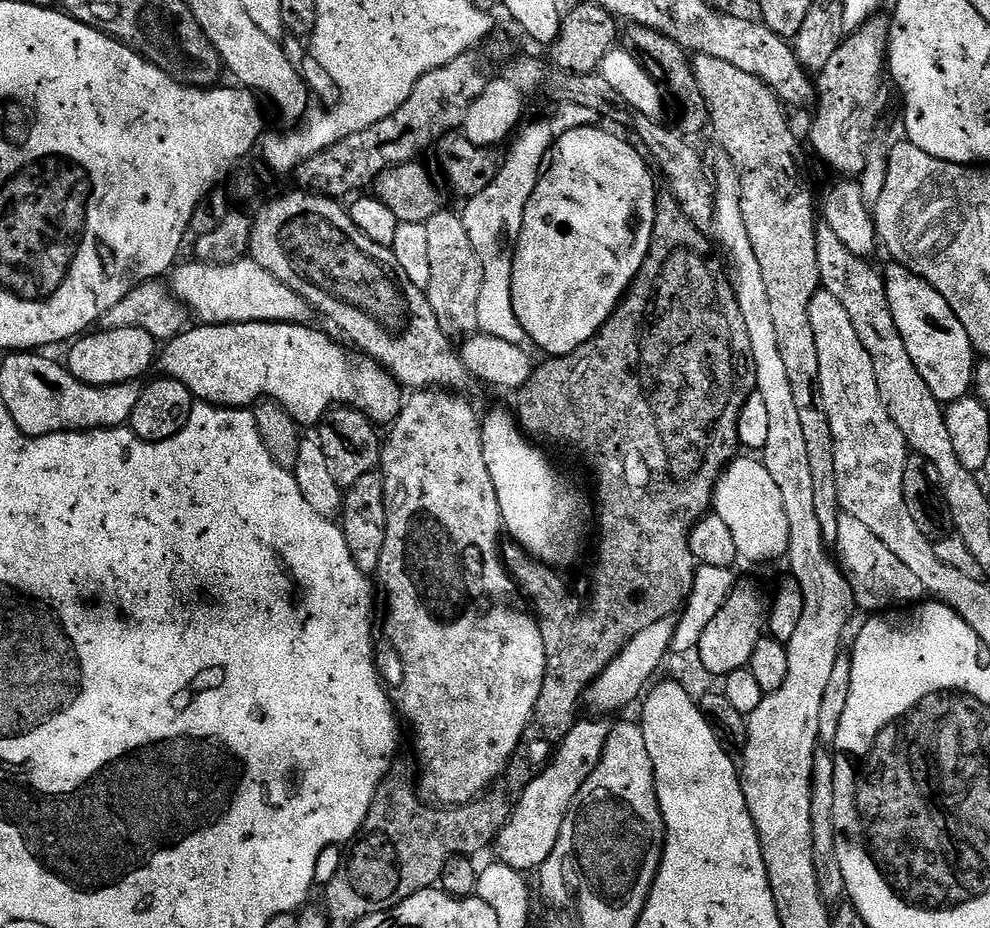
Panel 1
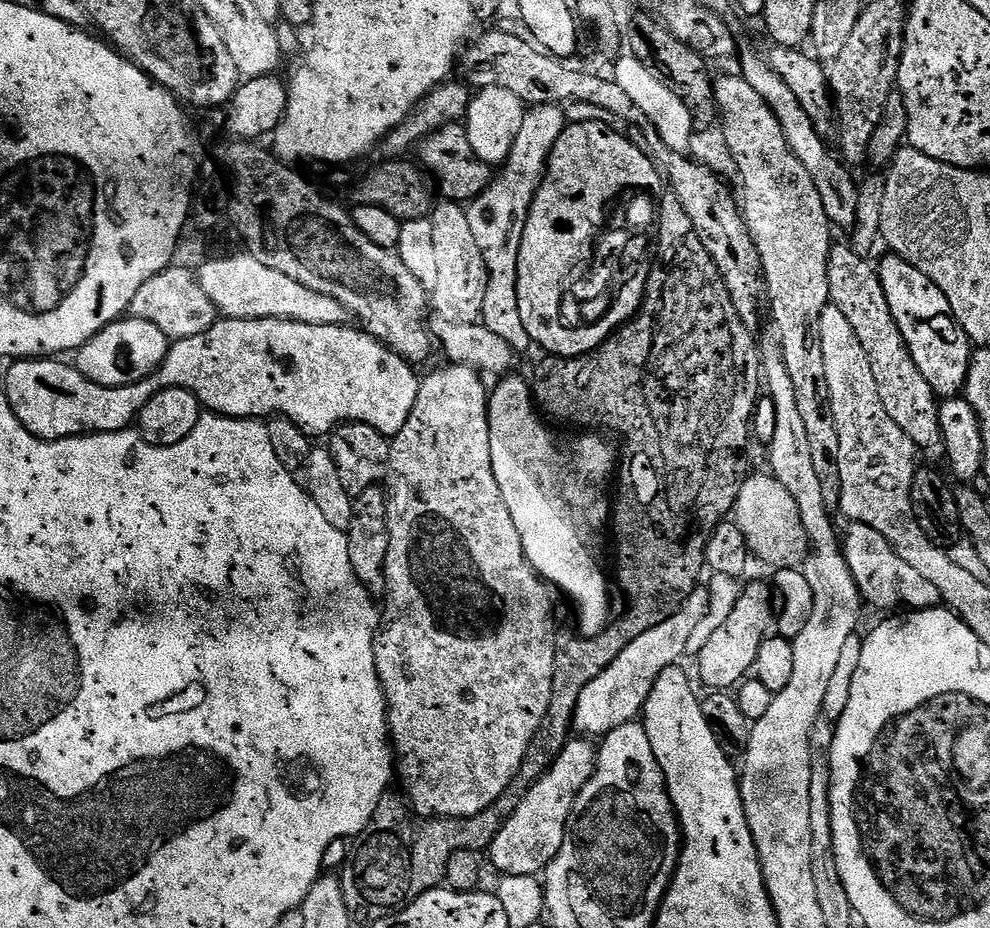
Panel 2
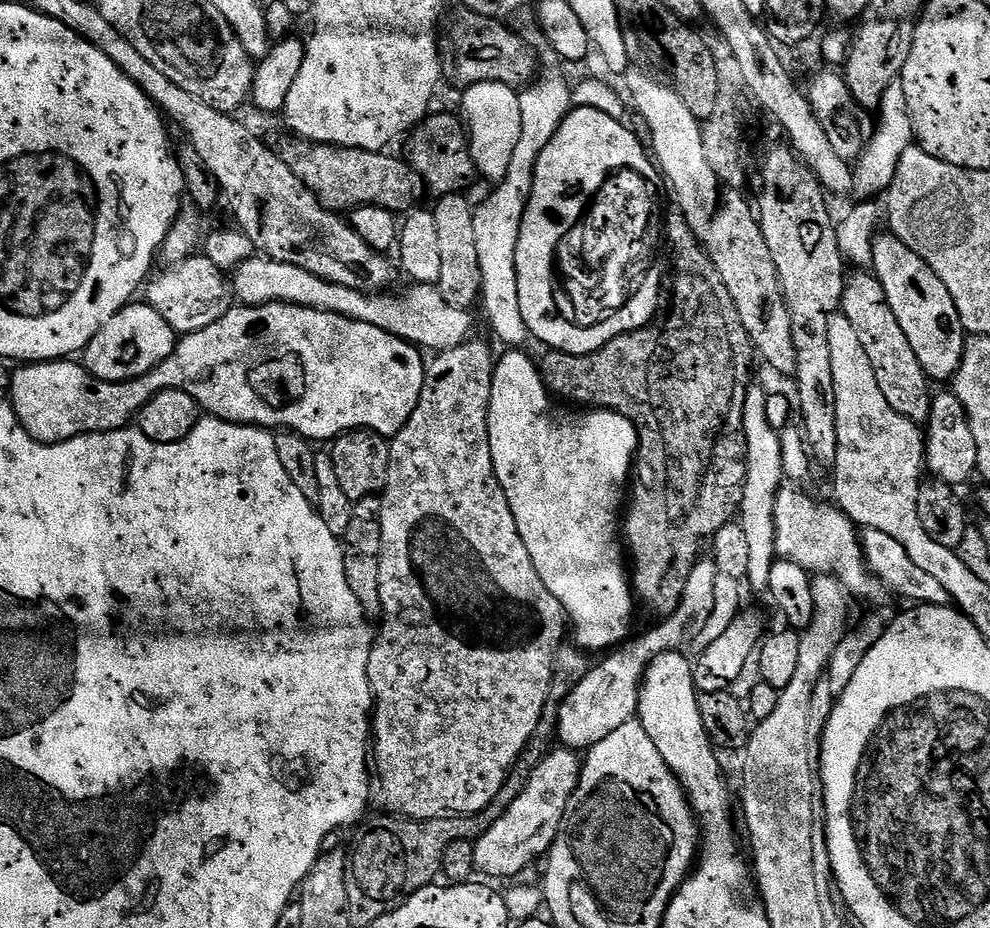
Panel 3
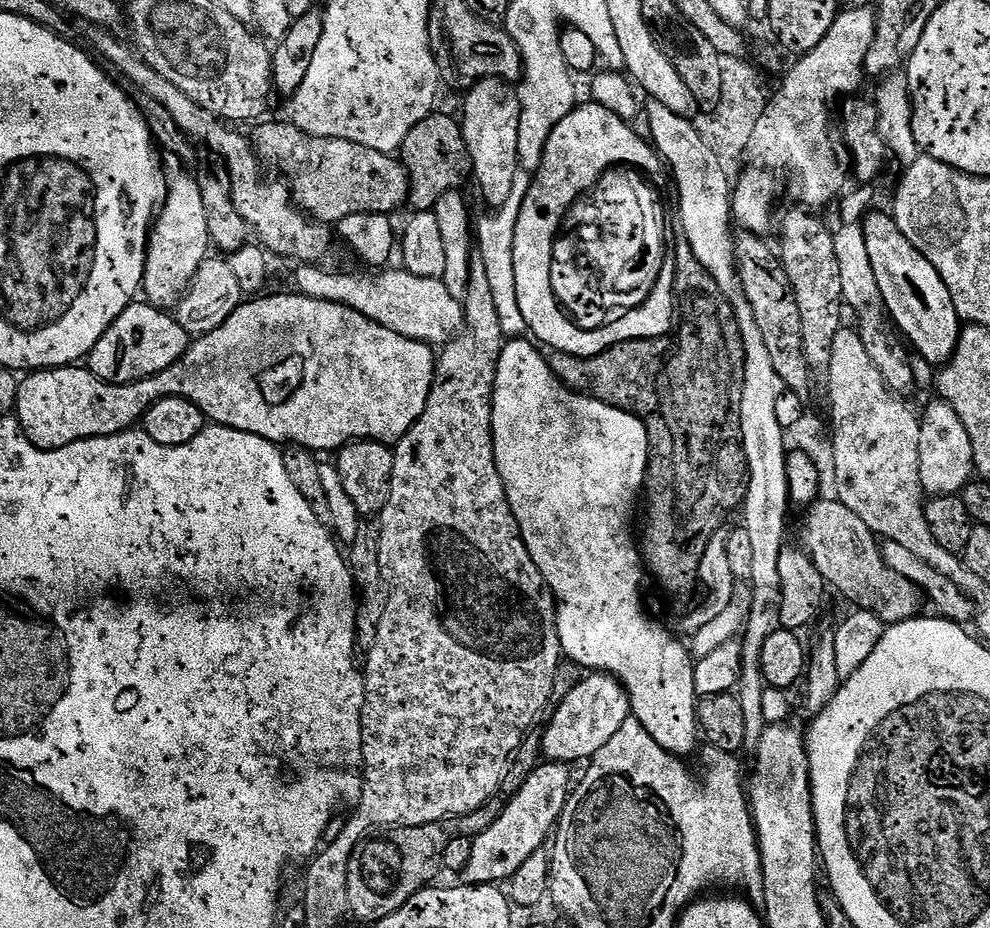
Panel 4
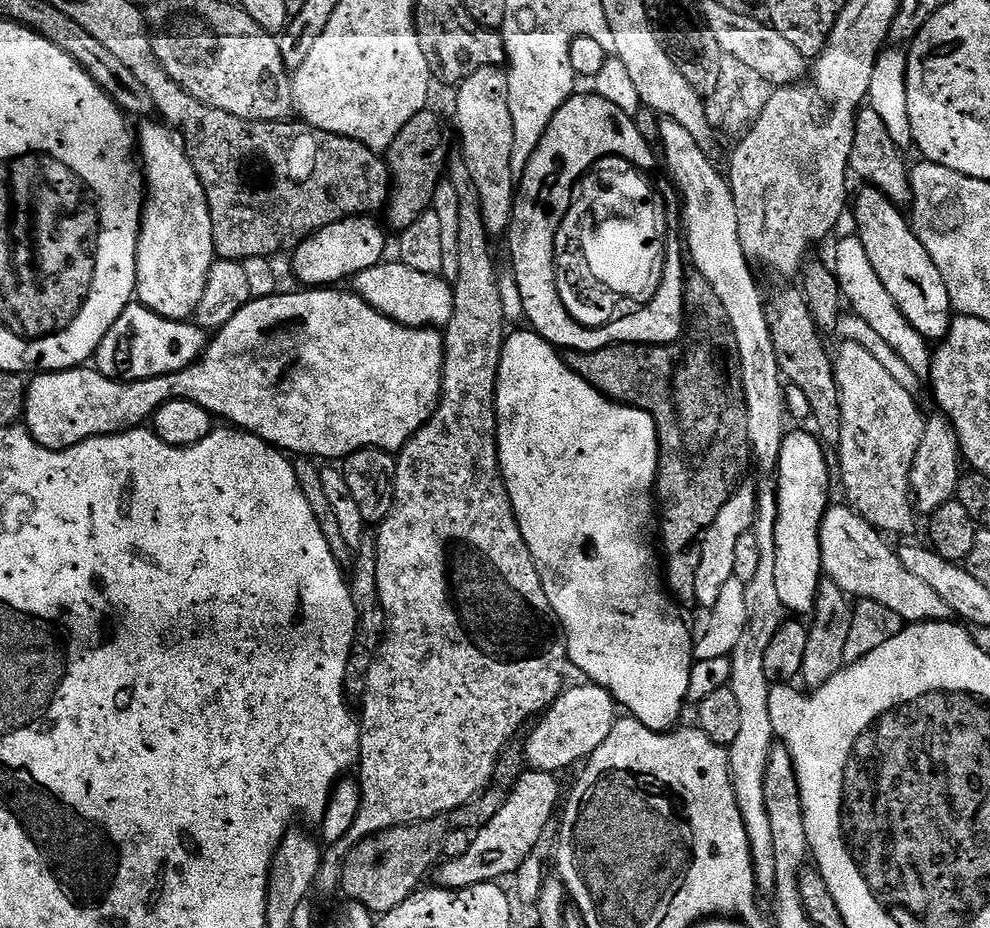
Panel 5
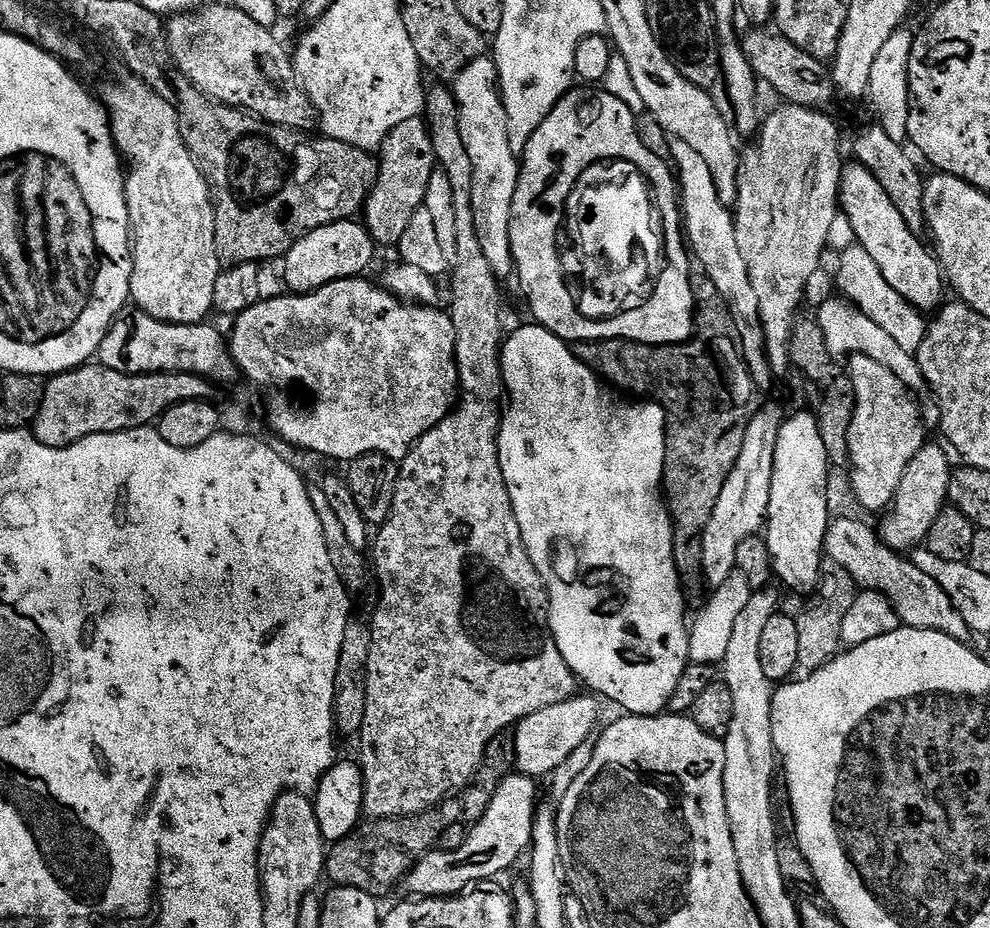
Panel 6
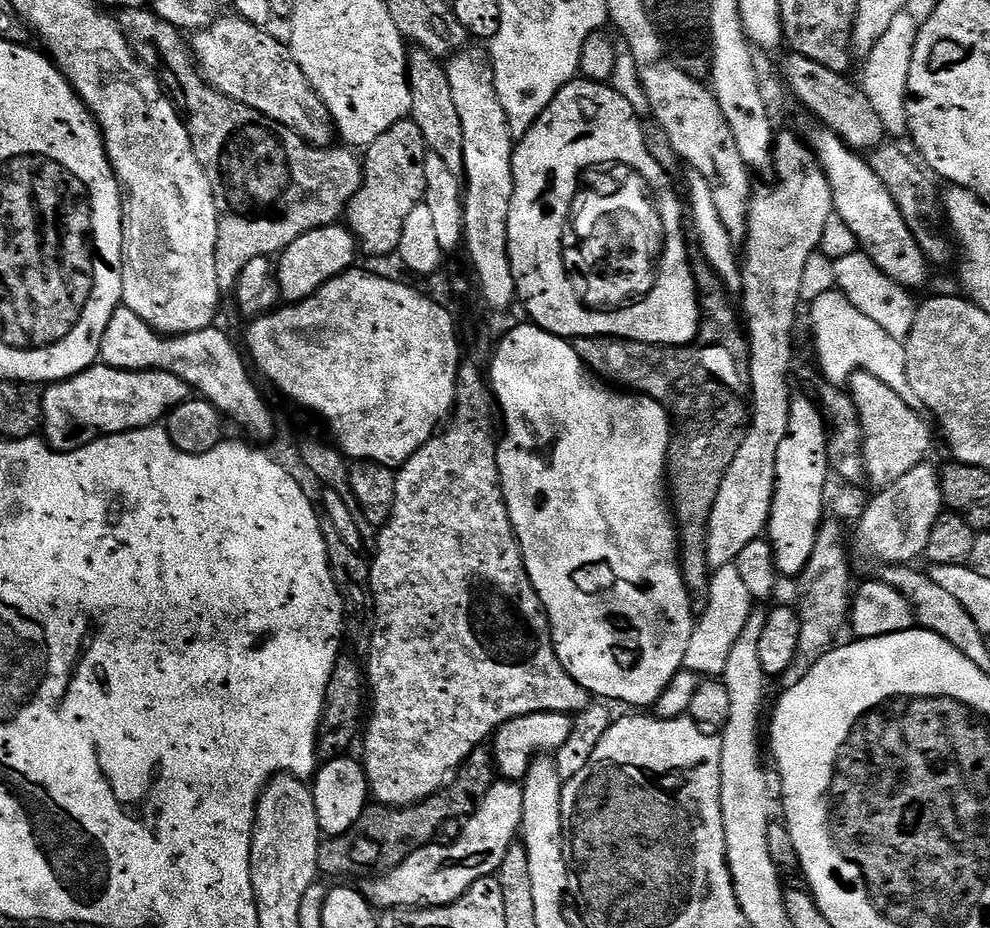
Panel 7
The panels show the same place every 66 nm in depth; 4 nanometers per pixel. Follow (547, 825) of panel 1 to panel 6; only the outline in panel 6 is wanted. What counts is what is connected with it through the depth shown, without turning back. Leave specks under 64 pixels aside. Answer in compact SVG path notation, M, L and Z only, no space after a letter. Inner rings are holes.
M505 775L496 787L494 798L477 824L468 828L468 837L453 852L433 850L421 856L404 877L403 887L408 887L416 898L443 898L455 896L473 886L491 881L504 872L520 855L529 851L536 816L536 784L531 776Z

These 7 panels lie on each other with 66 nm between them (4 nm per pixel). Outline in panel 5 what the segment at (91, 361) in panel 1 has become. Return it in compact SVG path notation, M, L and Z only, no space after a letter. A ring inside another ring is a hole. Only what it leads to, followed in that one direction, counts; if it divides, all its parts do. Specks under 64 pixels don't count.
M139 302L128 305L126 310L110 326L106 338L98 346L94 367L111 380L149 380L155 376L167 376L170 372L181 372L195 364L209 347L210 336L195 322L167 320L154 314Z

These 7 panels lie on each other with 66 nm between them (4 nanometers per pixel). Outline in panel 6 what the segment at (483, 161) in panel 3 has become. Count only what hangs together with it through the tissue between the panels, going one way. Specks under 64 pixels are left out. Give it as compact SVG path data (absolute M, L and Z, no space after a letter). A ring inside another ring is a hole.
M483 55L469 62L461 72L456 73L450 91L456 98L462 142L466 142L466 154L470 156L472 167L472 213L478 246L482 246L488 267L497 277L507 272L509 275L514 268L509 224L520 165L518 153L510 146L508 119L500 97L495 59Z

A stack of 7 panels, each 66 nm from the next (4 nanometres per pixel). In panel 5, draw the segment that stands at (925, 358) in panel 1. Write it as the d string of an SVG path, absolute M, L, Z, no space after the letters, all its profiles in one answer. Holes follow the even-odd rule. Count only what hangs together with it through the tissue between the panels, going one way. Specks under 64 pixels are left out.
M864 186L861 189L854 196L856 235L862 246L866 246L870 266L874 266L878 278L882 278L882 286L886 286L890 298L898 302L898 310L906 314L906 322L910 322L910 326L914 326L914 330L918 330L918 334L922 334L925 340L942 341L951 326L954 309L946 290L946 282L942 282L942 274L938 274L938 266L930 262L926 246L918 242L912 232L909 217L900 213L903 211L896 203L886 198L886 194L882 194L877 188Z

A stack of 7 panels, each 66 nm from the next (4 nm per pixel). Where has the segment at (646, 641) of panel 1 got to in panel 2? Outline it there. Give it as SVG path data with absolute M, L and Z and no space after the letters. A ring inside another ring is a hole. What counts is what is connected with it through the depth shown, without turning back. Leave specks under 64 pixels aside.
M698 586L681 608L666 618L666 622L631 640L626 650L622 650L618 658L614 658L614 662L610 662L610 666L606 666L598 678L591 680L586 690L582 690L576 703L576 712L572 715L575 731L588 738L603 738L618 726L633 723L643 713L644 703L648 700L658 674L673 667L679 661L676 659L685 655L690 634L705 623L709 607L707 590L704 586Z

